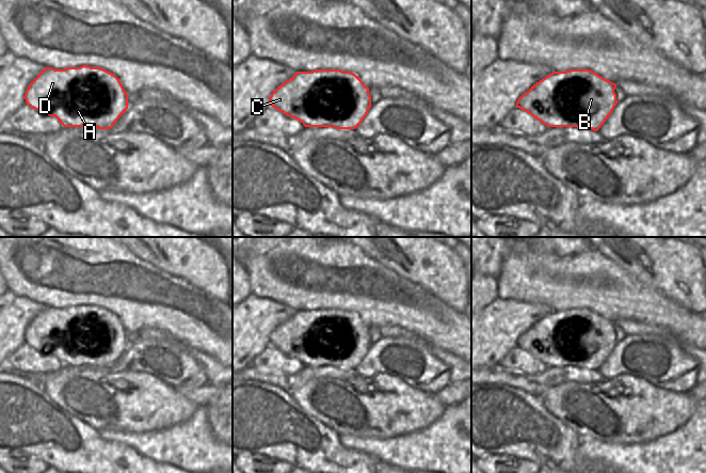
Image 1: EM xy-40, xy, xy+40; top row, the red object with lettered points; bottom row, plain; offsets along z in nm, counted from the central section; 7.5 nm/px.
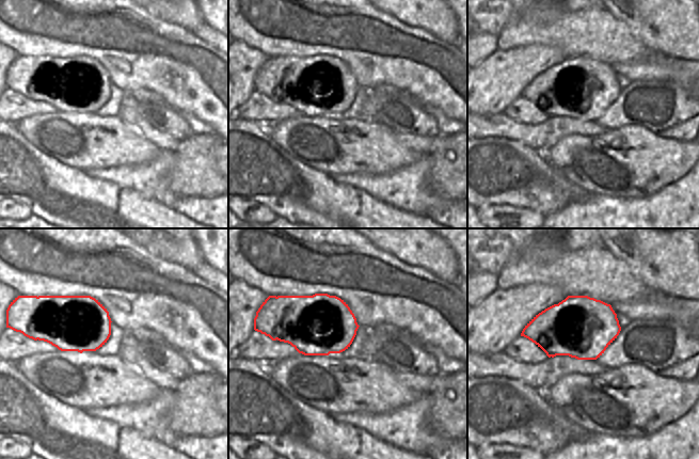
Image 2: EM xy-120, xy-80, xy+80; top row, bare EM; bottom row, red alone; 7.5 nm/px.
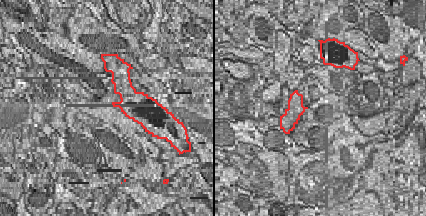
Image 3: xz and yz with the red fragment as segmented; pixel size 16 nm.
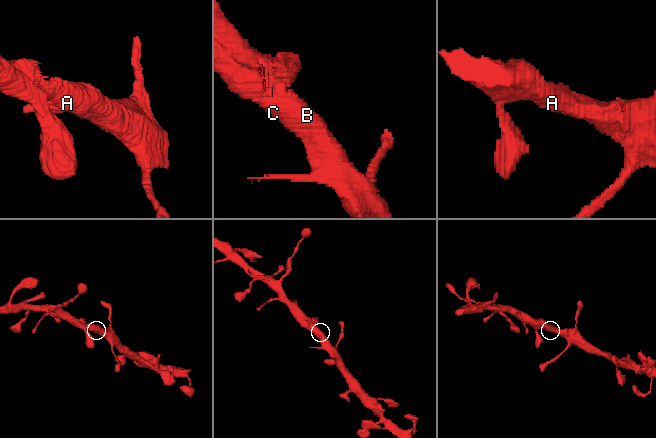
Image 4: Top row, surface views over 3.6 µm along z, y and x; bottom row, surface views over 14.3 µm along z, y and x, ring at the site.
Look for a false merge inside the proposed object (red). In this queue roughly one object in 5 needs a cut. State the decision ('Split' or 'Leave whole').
Leave whole.

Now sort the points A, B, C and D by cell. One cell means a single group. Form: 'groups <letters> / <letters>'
groups A B C D

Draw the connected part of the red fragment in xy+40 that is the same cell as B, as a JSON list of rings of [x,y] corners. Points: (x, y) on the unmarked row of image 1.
[[[568,309],[566,311],[552,311],[524,332],[516,342],[519,347],[547,366],[577,366],[597,370],[612,352],[619,342],[614,331],[616,324],[603,317],[590,309]]]

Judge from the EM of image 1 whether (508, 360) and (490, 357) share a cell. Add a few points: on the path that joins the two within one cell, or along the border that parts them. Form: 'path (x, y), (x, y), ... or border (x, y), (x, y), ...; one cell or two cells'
border (515, 346), (498, 361); two cells

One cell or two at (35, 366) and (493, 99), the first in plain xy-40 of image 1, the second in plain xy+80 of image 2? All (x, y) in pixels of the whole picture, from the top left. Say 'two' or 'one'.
two

